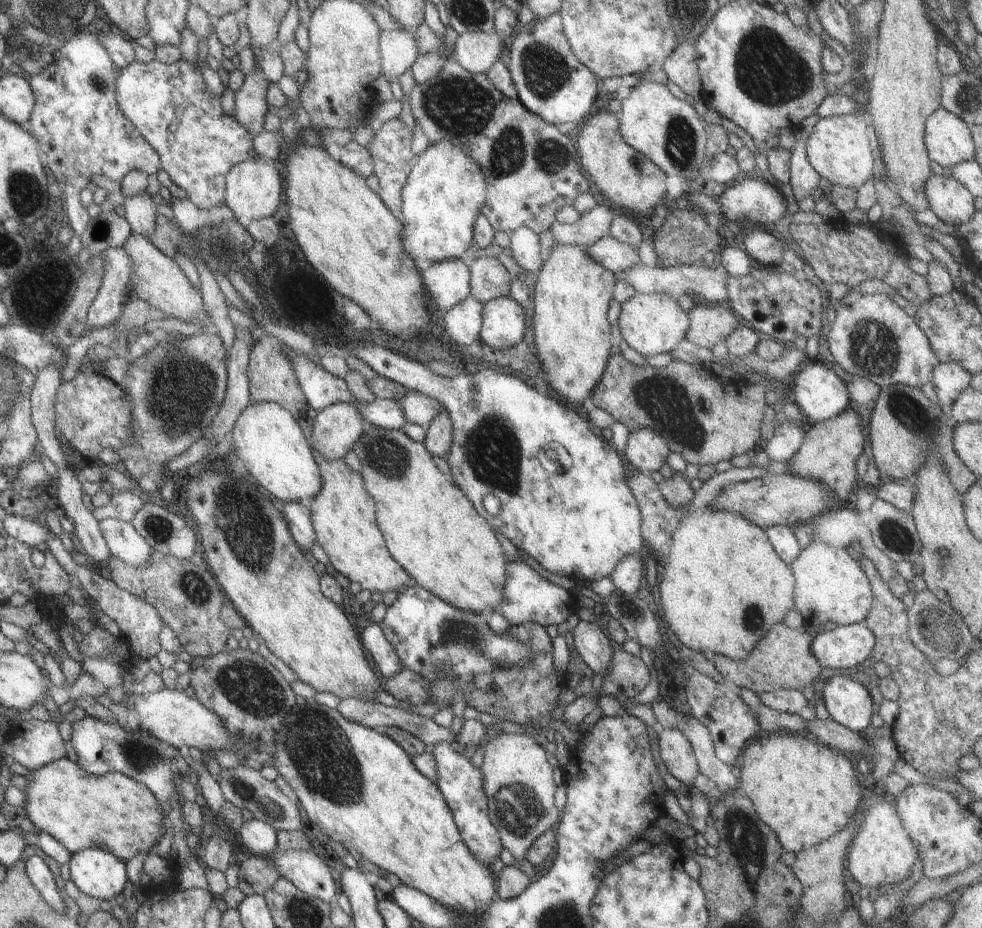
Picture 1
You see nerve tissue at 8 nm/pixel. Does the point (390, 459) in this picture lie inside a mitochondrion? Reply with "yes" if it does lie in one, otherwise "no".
yes

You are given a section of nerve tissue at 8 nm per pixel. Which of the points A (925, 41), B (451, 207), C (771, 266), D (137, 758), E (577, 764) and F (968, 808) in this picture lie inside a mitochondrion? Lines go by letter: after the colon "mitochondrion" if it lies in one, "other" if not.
A: other
B: other
C: other
D: mitochondrion
E: other
F: other

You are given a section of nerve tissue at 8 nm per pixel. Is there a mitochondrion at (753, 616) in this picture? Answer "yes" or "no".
yes

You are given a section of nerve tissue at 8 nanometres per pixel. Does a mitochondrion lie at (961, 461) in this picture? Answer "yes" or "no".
no

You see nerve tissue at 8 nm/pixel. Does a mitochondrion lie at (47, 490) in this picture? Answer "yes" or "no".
no

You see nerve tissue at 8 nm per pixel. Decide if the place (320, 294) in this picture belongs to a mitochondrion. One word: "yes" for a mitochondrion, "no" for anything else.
no

